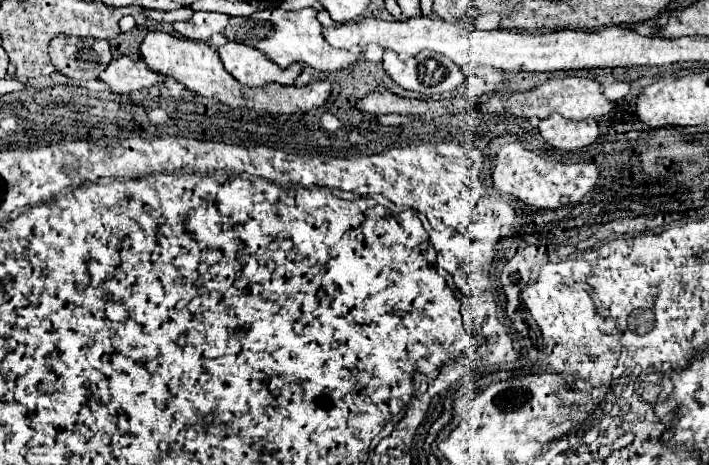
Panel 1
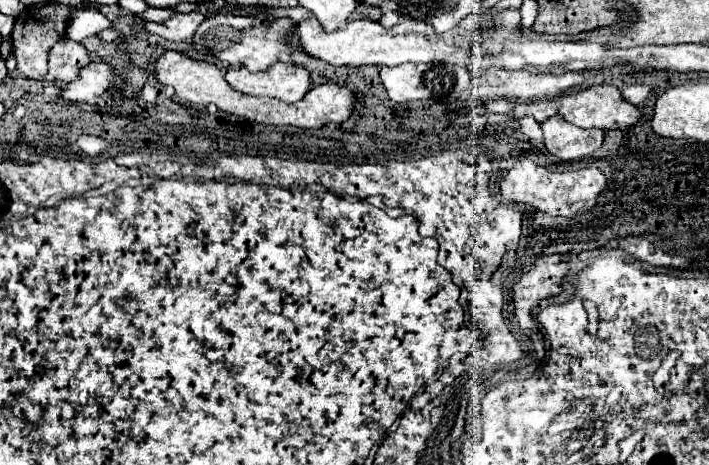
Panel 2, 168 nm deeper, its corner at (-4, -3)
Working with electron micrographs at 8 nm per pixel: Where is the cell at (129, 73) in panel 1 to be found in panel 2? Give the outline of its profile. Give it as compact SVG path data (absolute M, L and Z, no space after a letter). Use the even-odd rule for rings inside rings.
M95 61L95 63L89 63L81 69L79 79L69 83L61 91L61 97L69 99L69 101L77 101L77 103L83 103L83 101L87 103L95 97L109 93L113 83L115 83L113 67L105 61Z

